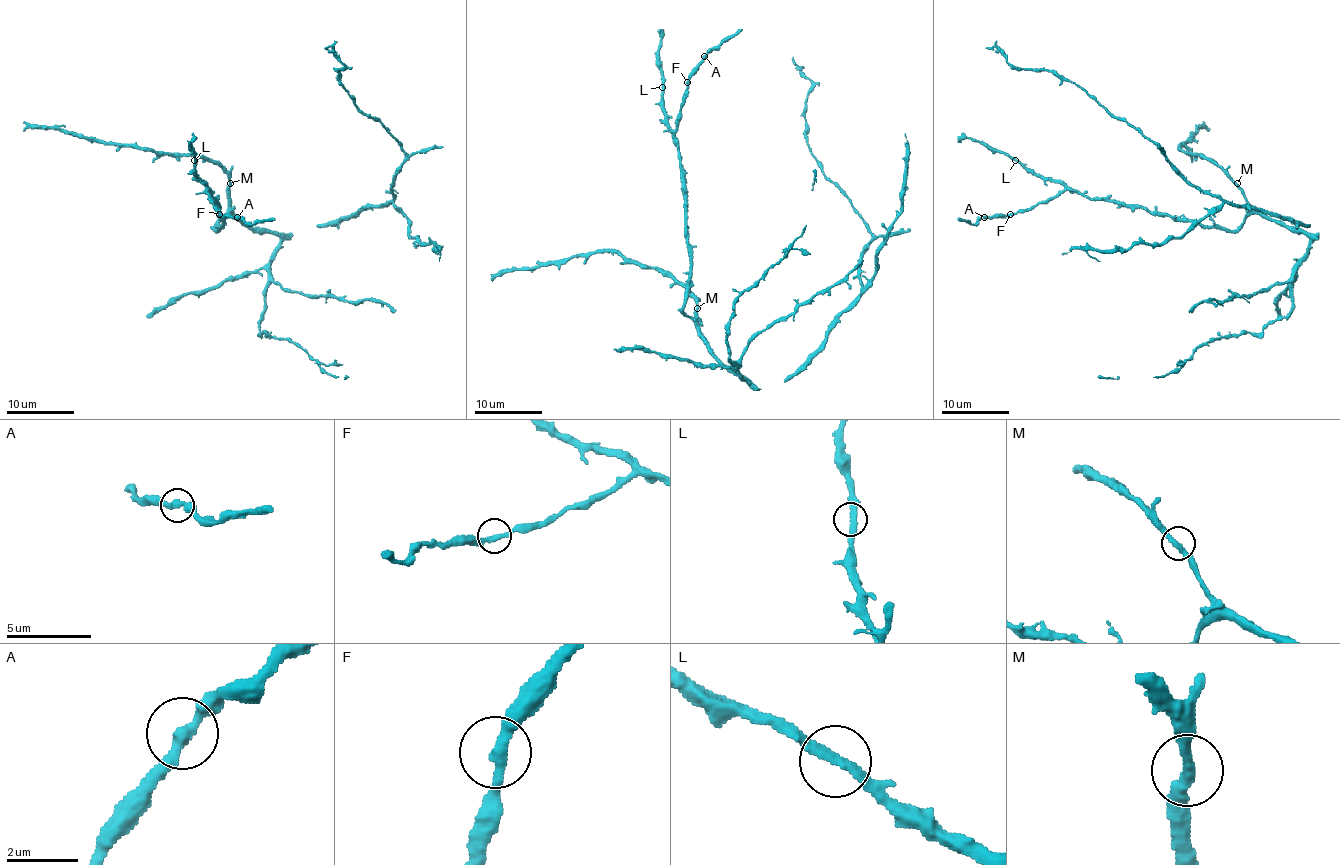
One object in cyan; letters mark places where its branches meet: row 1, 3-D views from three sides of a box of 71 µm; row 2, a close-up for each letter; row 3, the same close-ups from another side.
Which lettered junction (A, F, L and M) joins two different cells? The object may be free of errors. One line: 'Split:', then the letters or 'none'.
Split: none

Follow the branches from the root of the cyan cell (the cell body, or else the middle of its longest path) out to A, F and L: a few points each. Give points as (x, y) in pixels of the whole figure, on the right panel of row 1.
A: (1317, 236), (1260, 214), (1225, 230), (1072, 190), (985, 217)
F: (1317, 236), (1294, 232), (1260, 214), (1250, 214), (1233, 230), (1225, 230), (1087, 199), (1072, 190), (1010, 214)
L: (1317, 236), (1294, 232), (1260, 214), (1250, 214), (1233, 230), (1225, 230), (1094, 200), (1037, 177), (1015, 160)

